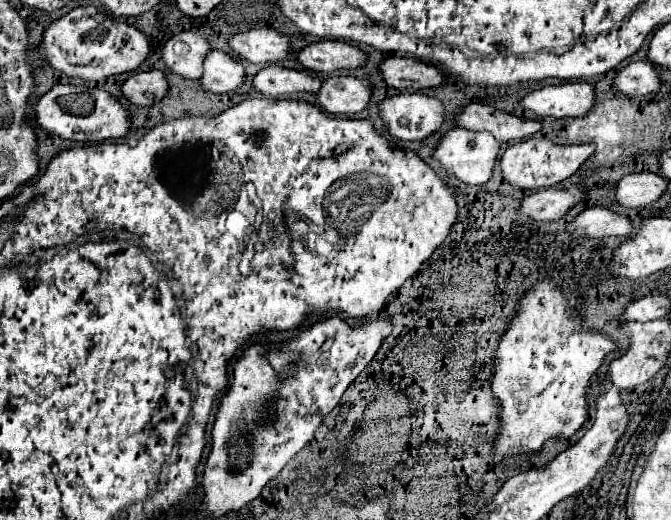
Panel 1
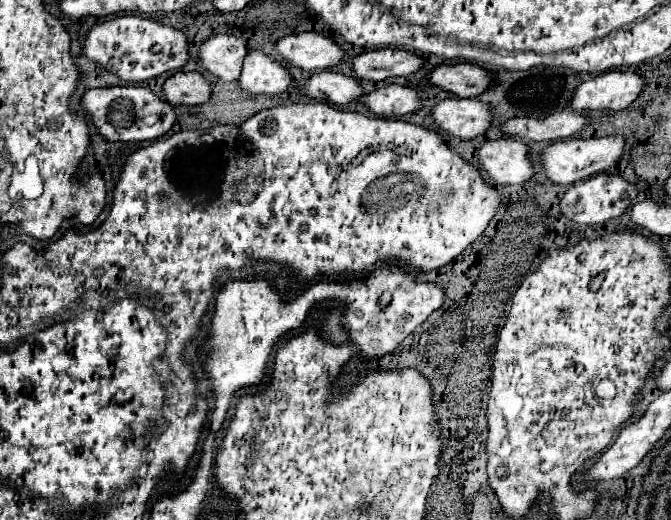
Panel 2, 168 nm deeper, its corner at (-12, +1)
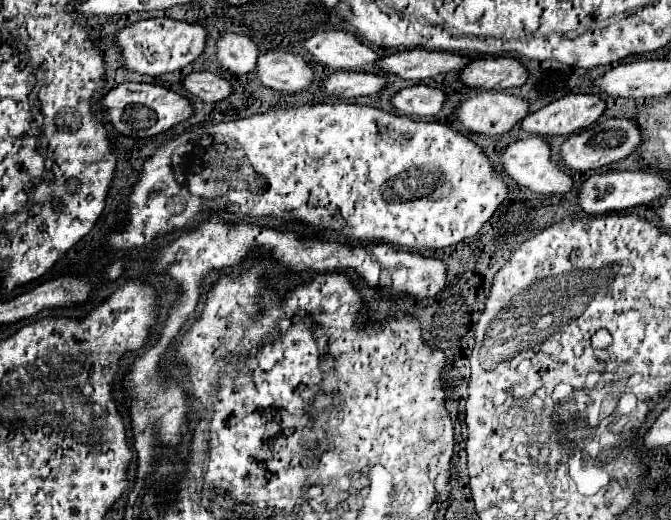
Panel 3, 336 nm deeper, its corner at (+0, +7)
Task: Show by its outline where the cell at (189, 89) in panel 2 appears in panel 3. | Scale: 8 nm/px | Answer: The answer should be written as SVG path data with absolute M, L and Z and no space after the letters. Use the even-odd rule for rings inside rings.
M190 72L182 78L182 88L204 102L224 100L232 92L232 86L212 72Z

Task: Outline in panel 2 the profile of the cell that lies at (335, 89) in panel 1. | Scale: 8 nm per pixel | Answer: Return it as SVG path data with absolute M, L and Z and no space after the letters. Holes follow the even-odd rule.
M396 84L364 94L360 102L364 102L370 108L370 112L378 116L404 116L414 114L422 108L422 98L416 90Z

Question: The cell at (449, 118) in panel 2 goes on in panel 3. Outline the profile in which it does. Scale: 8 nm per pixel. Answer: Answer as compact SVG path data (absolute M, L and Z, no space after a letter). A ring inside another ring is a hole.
M480 92L464 98L454 110L456 120L476 134L504 134L524 118L528 106L522 98L502 92Z

